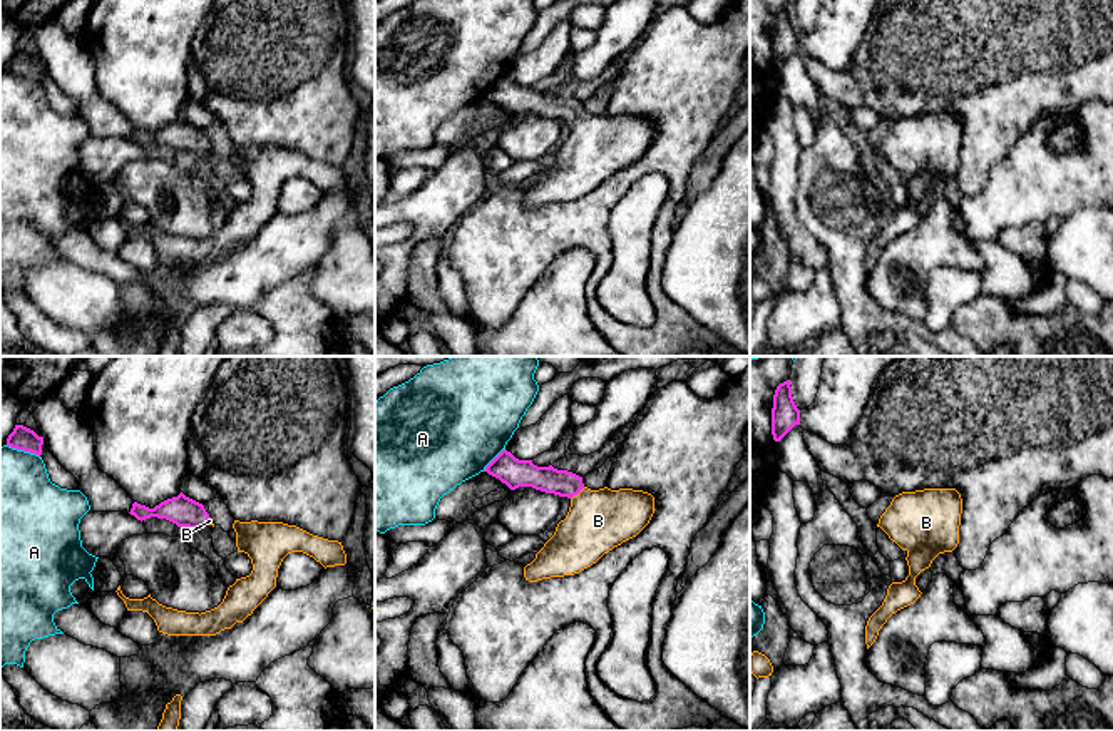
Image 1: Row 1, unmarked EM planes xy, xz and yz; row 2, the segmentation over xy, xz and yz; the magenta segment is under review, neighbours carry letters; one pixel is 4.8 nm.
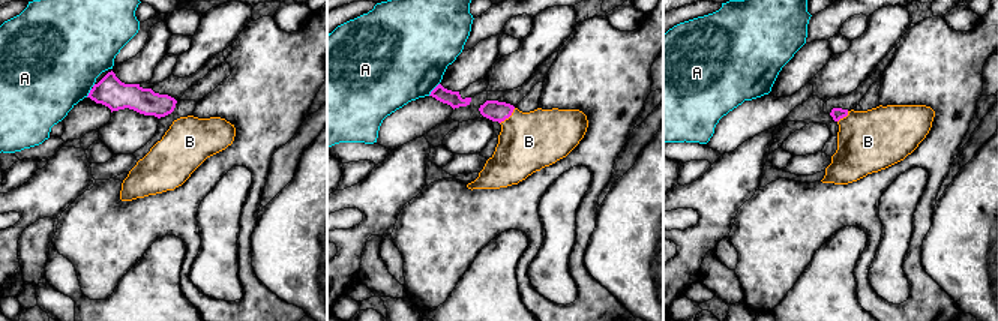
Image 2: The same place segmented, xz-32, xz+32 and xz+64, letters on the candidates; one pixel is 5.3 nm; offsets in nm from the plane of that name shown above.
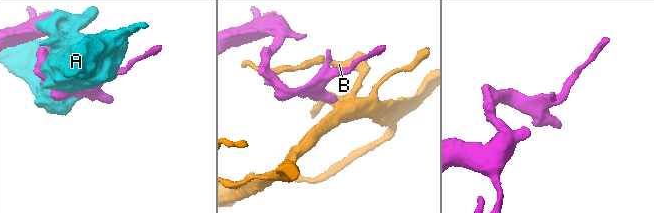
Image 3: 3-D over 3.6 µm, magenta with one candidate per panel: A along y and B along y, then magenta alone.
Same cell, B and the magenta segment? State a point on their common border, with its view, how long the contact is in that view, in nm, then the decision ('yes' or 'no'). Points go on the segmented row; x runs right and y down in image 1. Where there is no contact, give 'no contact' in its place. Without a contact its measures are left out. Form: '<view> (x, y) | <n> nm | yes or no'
xz (578, 492) | 90 nm | yes

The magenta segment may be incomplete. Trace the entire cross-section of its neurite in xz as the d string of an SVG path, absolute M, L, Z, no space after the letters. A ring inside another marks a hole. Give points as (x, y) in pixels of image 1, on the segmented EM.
M502 450L484 472L510 490L532 487L571 500L566 519L557 524L536 559L524 567L529 582L579 574L614 547L636 537L654 514L654 497L648 492L608 487L591 490L582 483L582 477L572 472L552 465L537 467L532 460L519 460L507 450Z

